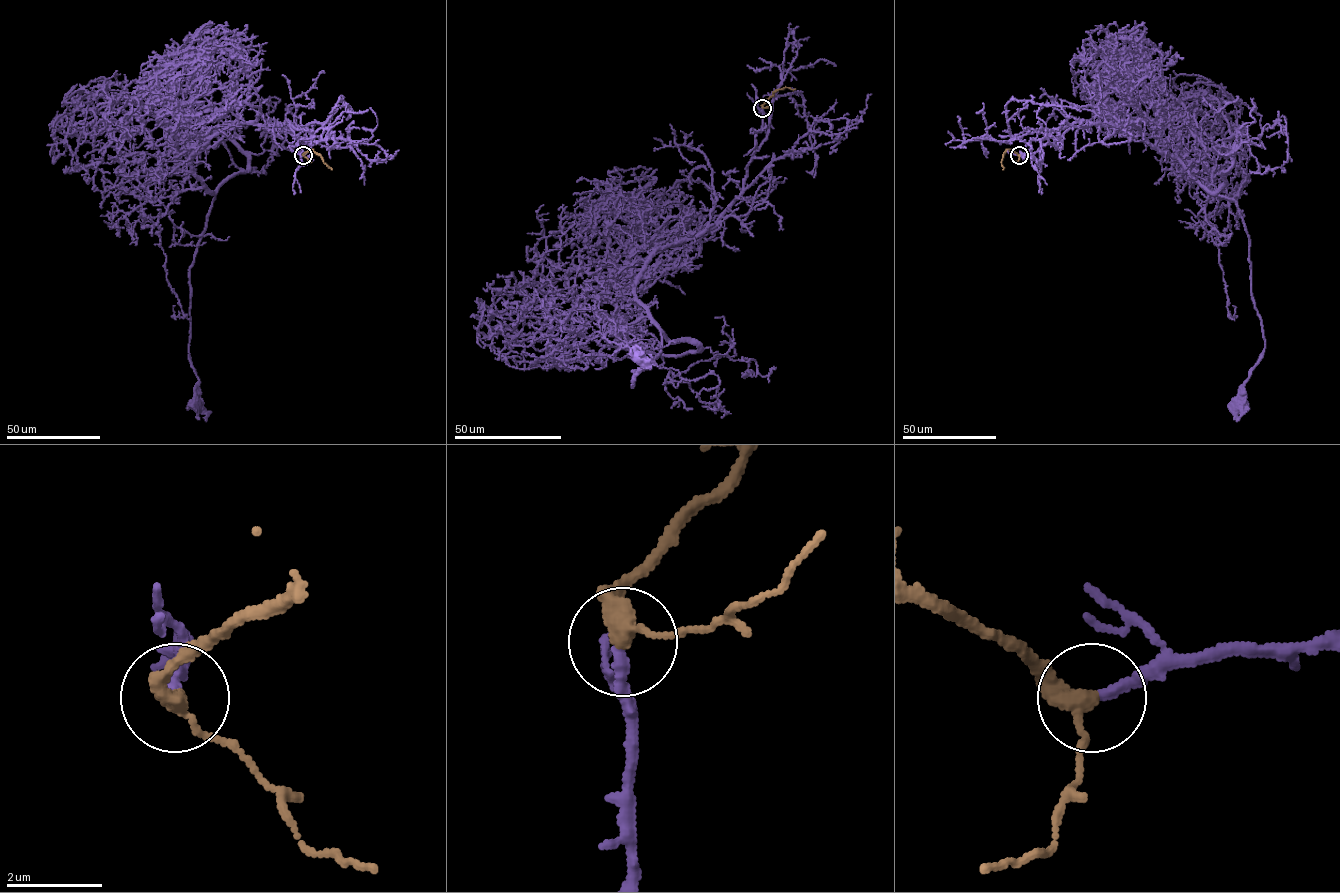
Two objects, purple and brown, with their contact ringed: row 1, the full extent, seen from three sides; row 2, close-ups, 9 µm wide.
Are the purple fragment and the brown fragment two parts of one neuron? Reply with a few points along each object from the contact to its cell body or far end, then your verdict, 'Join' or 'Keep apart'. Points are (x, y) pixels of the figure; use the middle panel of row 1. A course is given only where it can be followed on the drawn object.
Course of purple: (762, 108), (742, 193), (644, 268), (635, 297), (661, 350), (632, 371), (632, 386), (641, 357). Course of brown: (762, 108), (774, 91), (785, 87), (795, 88). Join

